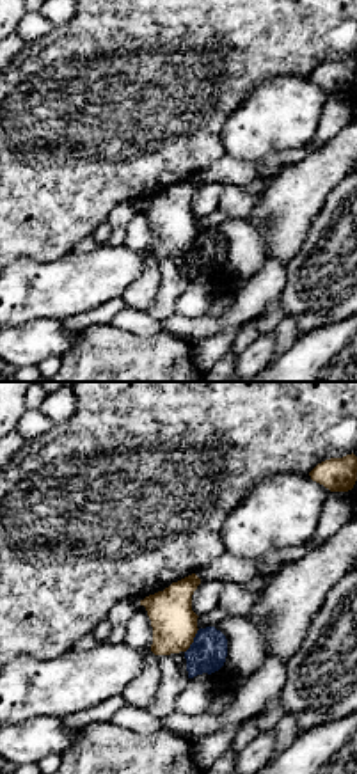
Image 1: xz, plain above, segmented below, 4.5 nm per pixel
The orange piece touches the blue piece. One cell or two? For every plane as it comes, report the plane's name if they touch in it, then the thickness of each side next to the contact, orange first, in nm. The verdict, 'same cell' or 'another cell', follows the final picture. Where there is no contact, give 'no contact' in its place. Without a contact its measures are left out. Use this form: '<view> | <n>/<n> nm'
xz | 200/170 nm

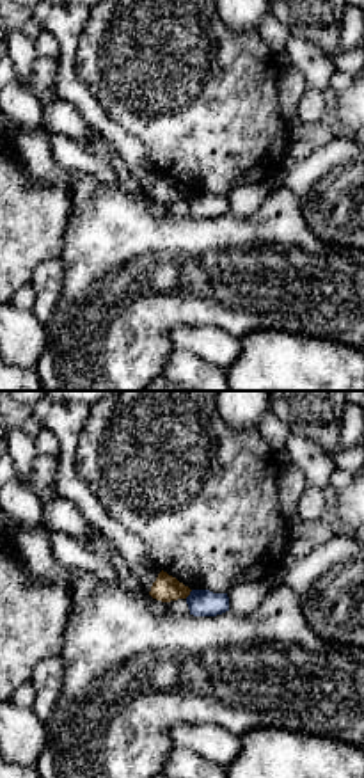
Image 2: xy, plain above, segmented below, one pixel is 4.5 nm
xy | 120/130 nm

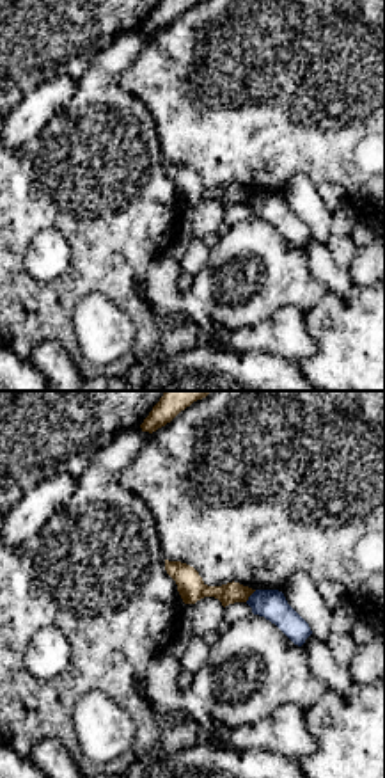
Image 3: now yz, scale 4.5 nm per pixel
yz | 100/140 nm

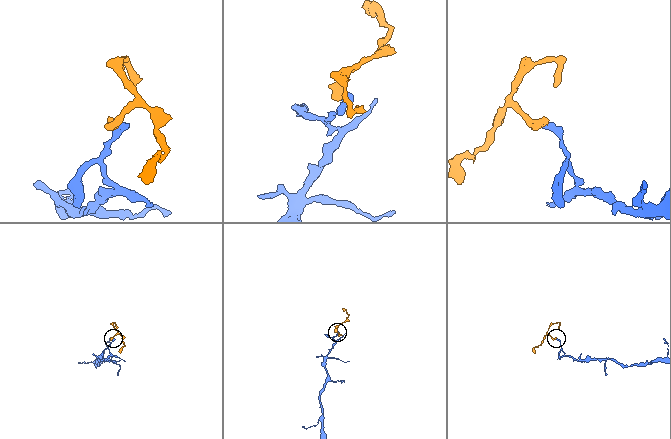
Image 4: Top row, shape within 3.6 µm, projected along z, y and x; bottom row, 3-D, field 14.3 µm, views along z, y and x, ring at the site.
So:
another cell

